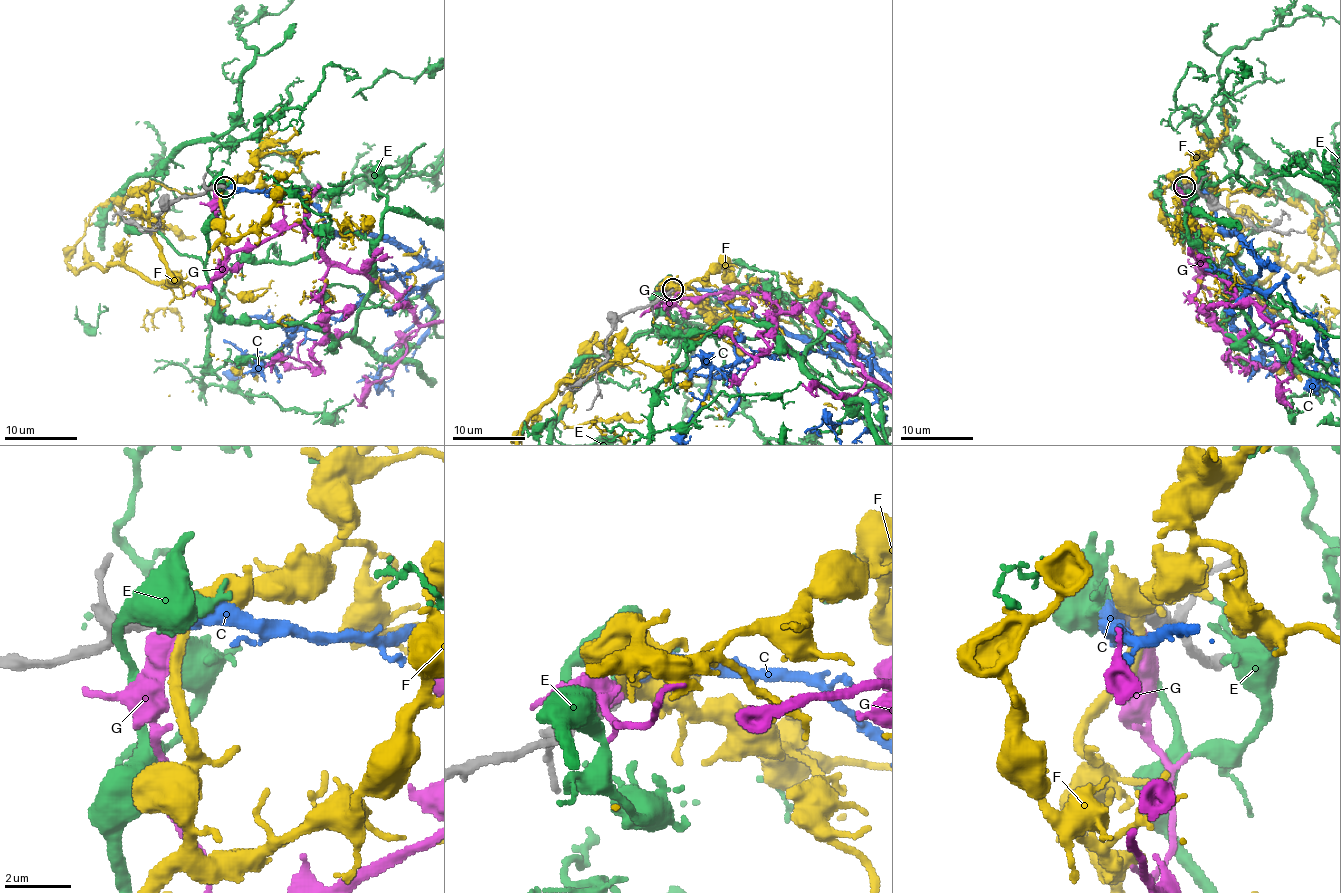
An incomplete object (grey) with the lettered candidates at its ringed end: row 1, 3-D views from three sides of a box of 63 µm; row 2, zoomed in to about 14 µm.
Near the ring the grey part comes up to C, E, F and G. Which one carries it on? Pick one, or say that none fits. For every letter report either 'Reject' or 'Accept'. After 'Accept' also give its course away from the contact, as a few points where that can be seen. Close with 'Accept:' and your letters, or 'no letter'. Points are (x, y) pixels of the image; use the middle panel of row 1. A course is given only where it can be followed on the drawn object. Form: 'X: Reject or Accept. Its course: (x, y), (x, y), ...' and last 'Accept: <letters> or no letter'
C: Accept
E: Reject
F: Reject
G: Reject
Accept: C

